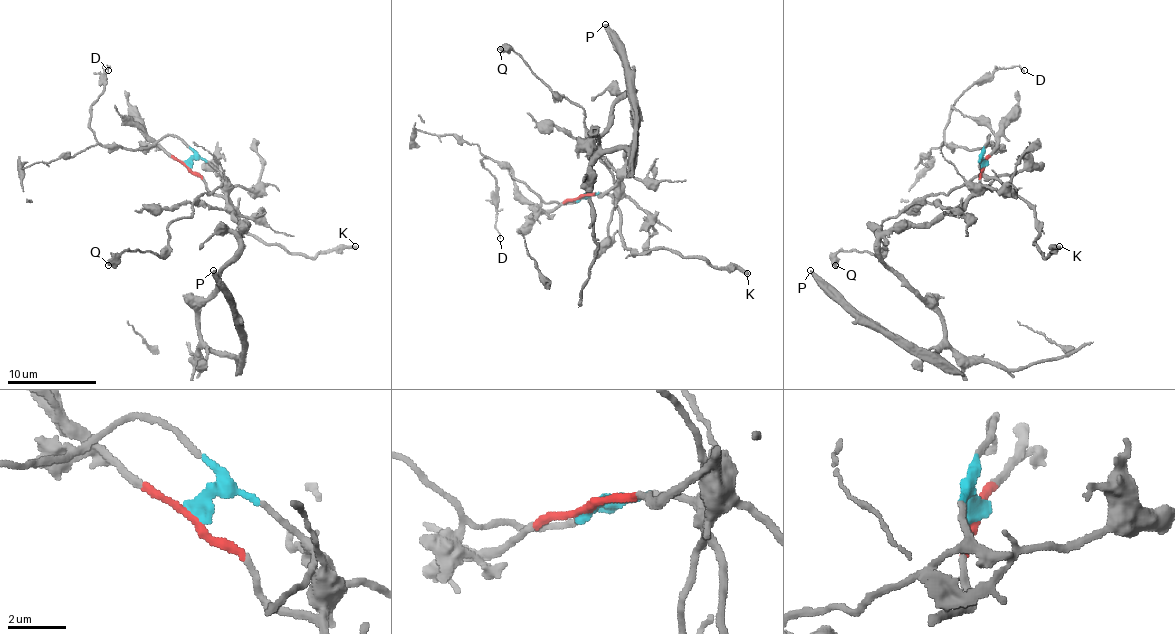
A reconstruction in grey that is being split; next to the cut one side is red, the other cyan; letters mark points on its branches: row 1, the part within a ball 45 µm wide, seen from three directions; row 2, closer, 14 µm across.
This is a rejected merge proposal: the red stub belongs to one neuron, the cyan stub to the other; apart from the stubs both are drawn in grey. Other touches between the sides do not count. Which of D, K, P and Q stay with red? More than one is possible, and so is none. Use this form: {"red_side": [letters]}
{"red_side": ["P"]}

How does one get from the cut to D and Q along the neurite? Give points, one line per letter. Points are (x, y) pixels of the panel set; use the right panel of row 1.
D: (984, 165), (988, 136), (988, 142), (977, 149), (950, 147), (944, 136), (950, 106), (997, 68), (1024, 71)
Q: (984, 165), (881, 225), (874, 254), (841, 250), (834, 265)

